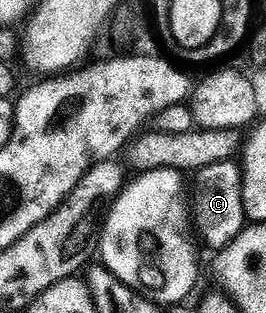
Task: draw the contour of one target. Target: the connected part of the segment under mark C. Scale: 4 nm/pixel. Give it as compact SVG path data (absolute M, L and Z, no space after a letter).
M236 161L226 163L215 163L206 165L202 170L195 172L196 184L190 187L190 219L194 224L194 231L197 236L204 238L208 247L213 247L213 252L219 253L243 233L246 226L244 214L244 198L242 197L242 185L244 184L244 173L241 164Z

